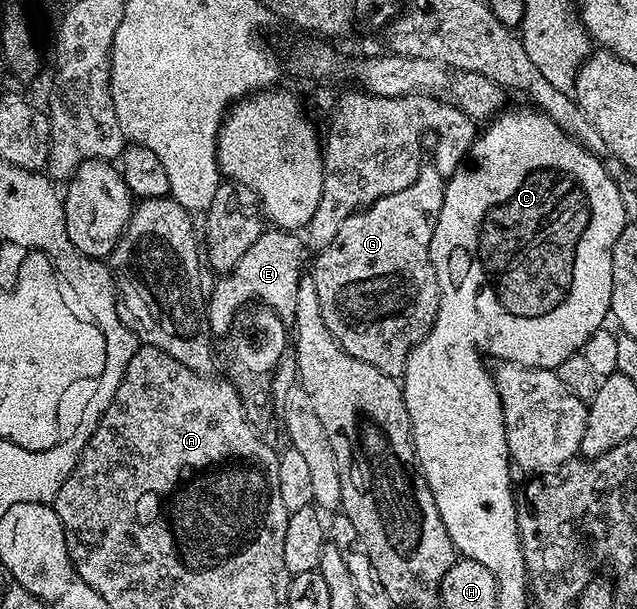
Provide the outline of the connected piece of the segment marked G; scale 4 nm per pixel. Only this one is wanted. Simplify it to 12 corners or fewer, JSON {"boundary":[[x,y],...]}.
{"boundary":[[446,178],[357,209],[310,276],[354,359],[403,378],[440,288]]}

